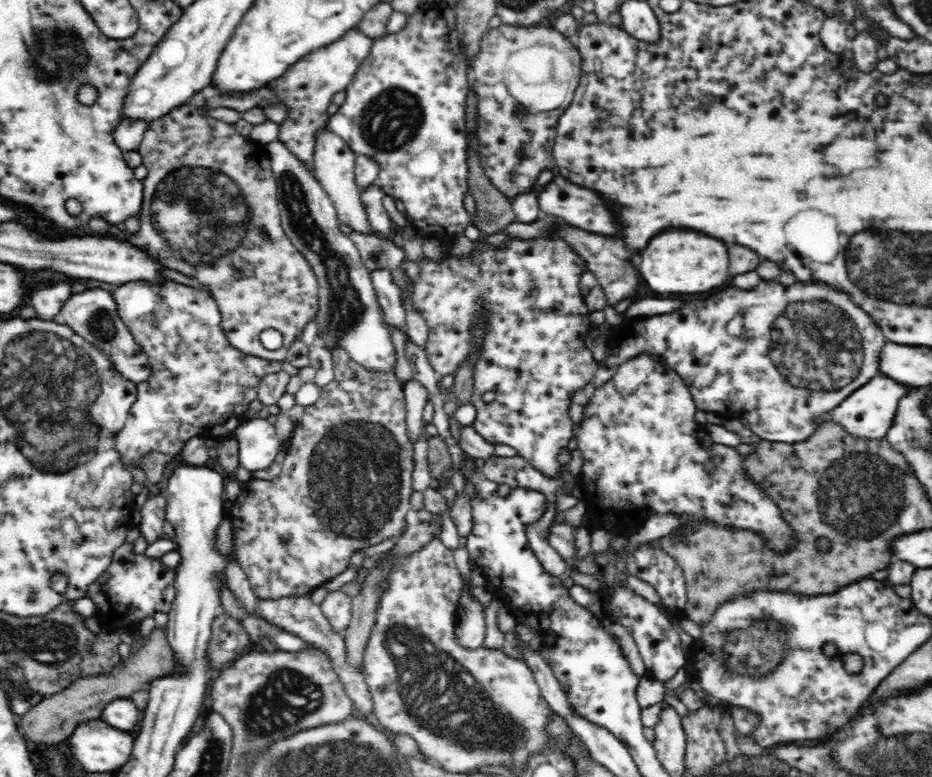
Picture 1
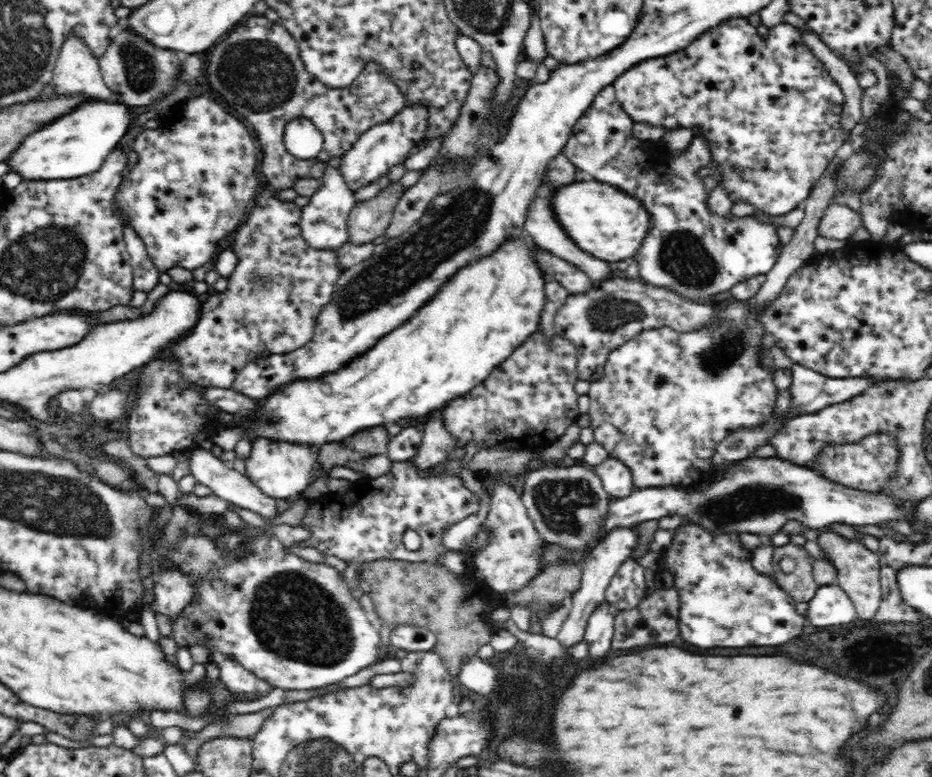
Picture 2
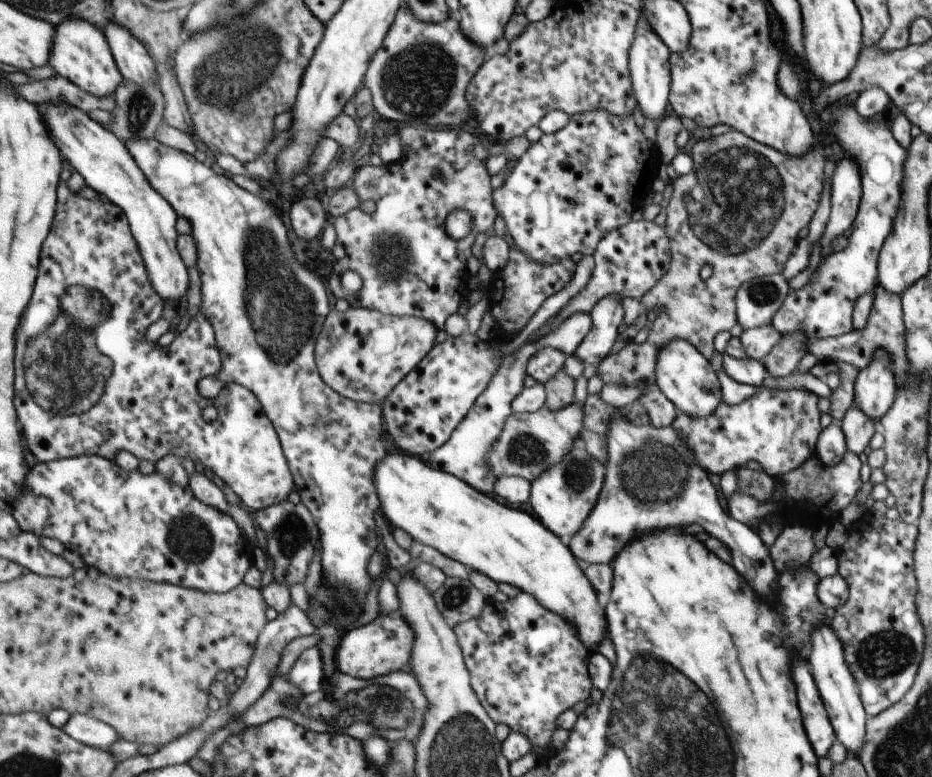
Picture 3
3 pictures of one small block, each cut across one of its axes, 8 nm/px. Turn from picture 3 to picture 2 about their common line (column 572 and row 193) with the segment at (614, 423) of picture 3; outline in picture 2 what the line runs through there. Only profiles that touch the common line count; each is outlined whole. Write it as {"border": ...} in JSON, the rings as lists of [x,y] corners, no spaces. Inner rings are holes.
{"border":[[[542,184],[540,190],[538,190],[538,196],[532,200],[532,206],[530,206],[530,212],[528,212],[528,220],[526,220],[526,236],[528,236],[536,246],[540,246],[540,248],[552,252],[554,256],[560,256],[562,260],[568,260],[568,262],[572,262],[574,266],[578,266],[584,274],[588,274],[588,278],[590,278],[592,282],[598,282],[598,280],[608,278],[608,276],[618,276],[618,272],[616,272],[616,274],[612,272],[612,268],[610,268],[608,262],[596,260],[596,258],[584,254],[584,252],[582,252],[580,248],[576,248],[576,244],[564,234],[562,226],[556,222],[556,218],[554,218],[554,214],[552,214],[552,208],[548,208],[550,188],[554,188],[554,186],[552,186],[552,184]]]}

